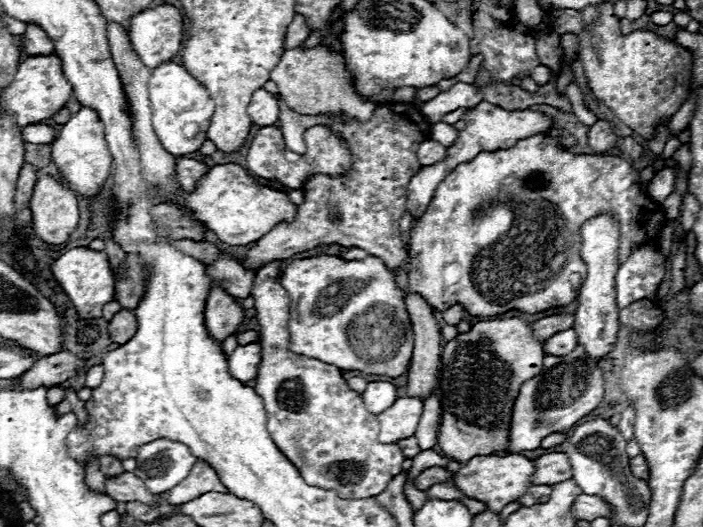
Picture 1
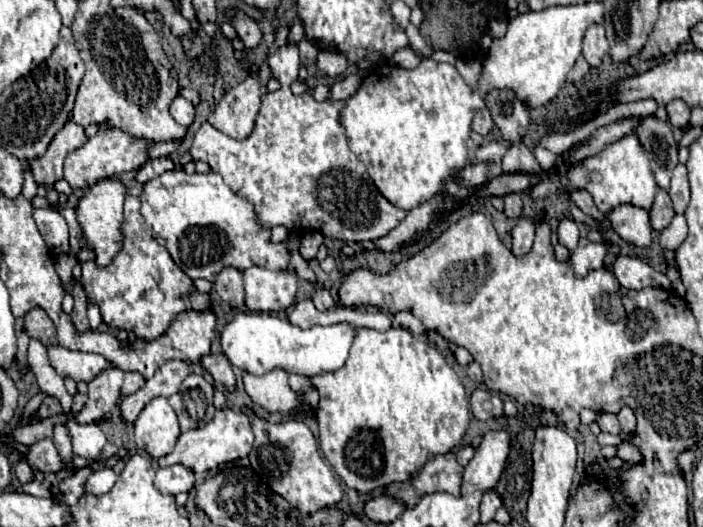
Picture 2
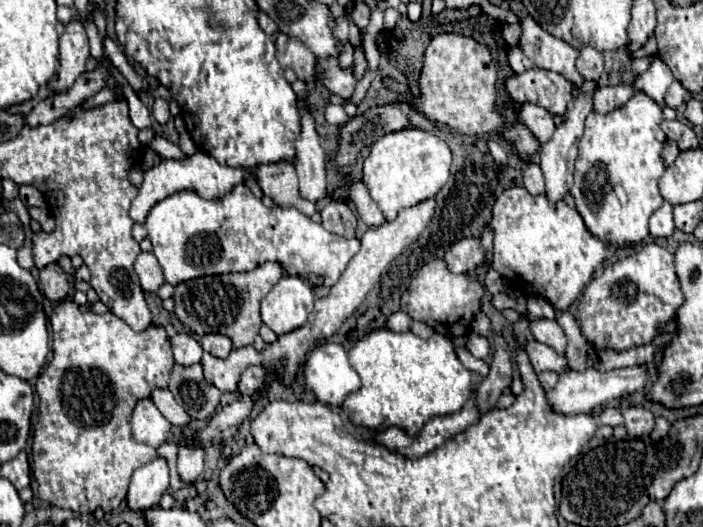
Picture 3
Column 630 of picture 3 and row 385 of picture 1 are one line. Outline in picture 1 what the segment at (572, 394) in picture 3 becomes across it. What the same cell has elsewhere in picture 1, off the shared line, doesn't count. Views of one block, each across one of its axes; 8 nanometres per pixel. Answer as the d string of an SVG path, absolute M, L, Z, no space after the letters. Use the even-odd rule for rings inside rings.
M368 382L366 390L362 392L362 398L364 398L364 406L368 412L380 414L388 406L392 406L392 402L396 402L398 390L390 382Z

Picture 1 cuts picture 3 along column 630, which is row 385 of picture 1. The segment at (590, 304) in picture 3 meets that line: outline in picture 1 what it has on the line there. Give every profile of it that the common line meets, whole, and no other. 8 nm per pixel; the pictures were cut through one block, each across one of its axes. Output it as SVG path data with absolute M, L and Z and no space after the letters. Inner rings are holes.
M272 260L266 266L262 266L256 272L254 286L252 286L252 298L256 302L256 318L260 324L260 346L262 346L262 360L258 366L256 386L254 392L262 396L268 422L266 428L274 440L274 444L280 448L280 452L300 470L302 478L310 486L318 486L324 490L336 490L344 498L370 498L386 490L388 482L402 472L404 456L398 448L398 444L380 444L378 438L378 418L370 414L364 408L362 396L348 388L342 370L314 360L306 358L302 354L296 354L288 348L290 344L290 332L288 332L288 318L290 318L290 298L284 286L280 284L280 272L282 262Z

